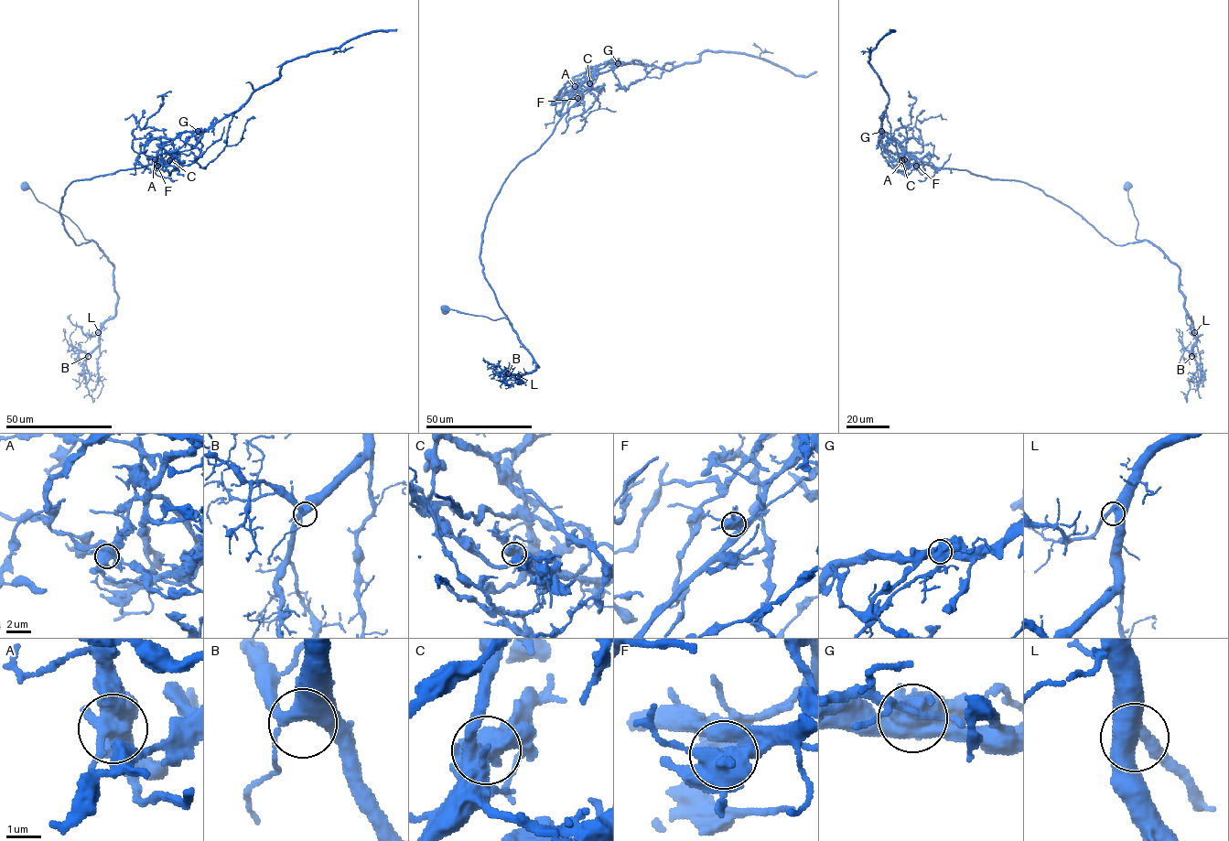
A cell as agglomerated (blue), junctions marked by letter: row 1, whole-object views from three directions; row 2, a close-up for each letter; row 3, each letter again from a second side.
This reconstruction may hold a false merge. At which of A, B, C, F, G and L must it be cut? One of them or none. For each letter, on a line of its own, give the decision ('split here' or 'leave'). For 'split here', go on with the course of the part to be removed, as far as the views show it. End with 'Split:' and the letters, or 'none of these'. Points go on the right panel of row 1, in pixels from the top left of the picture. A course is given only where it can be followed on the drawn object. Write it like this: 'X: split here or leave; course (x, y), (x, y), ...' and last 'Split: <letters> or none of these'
A: leave
B: leave
C: leave
F: leave
G: split here; course (881, 130), (898, 162), (1019, 180), (1115, 243), (1157, 246), (1179, 268), (1196, 339), (1185, 398)
L: leave
Split: G

